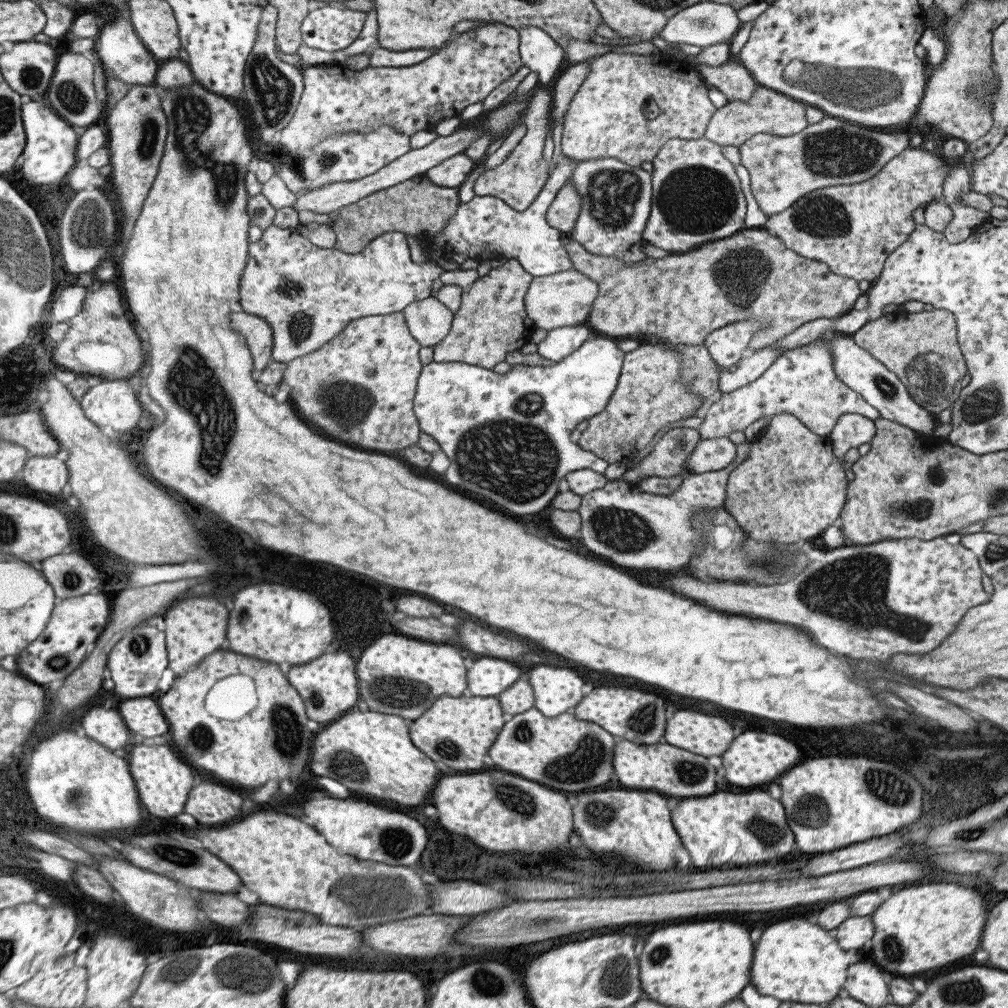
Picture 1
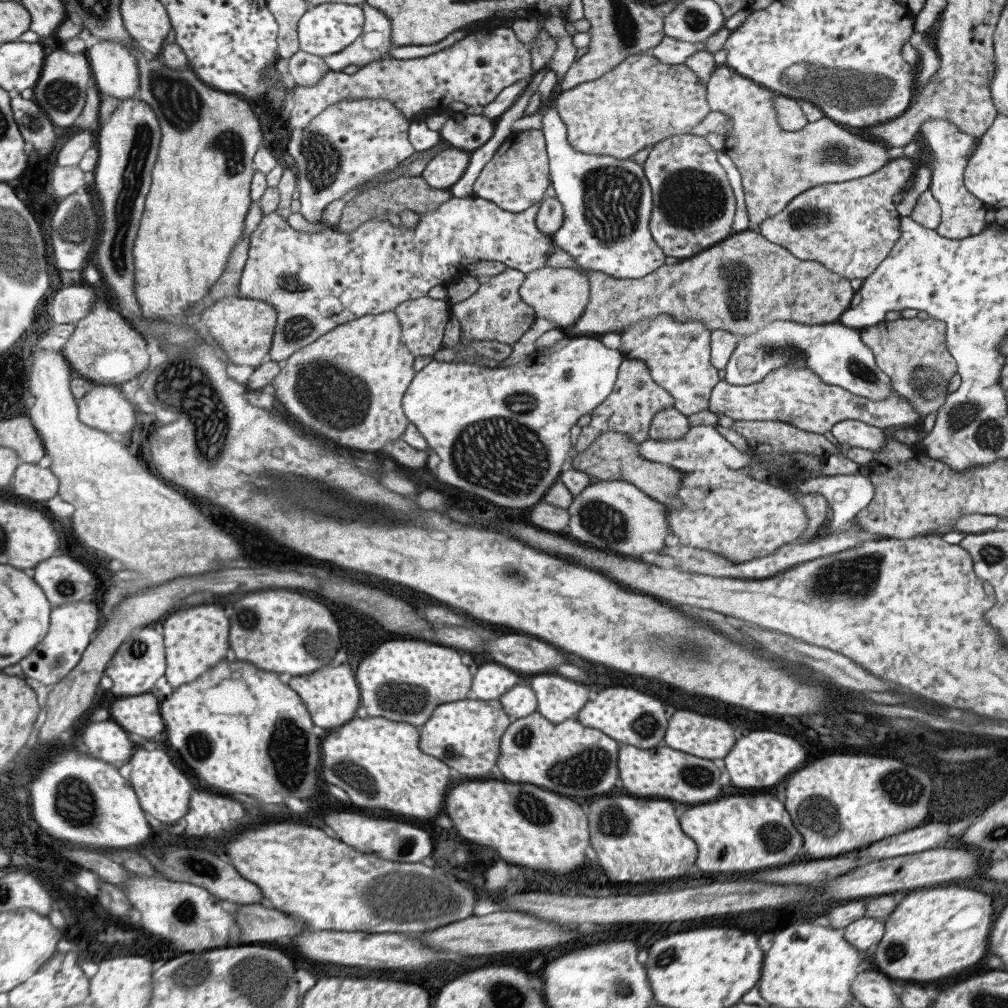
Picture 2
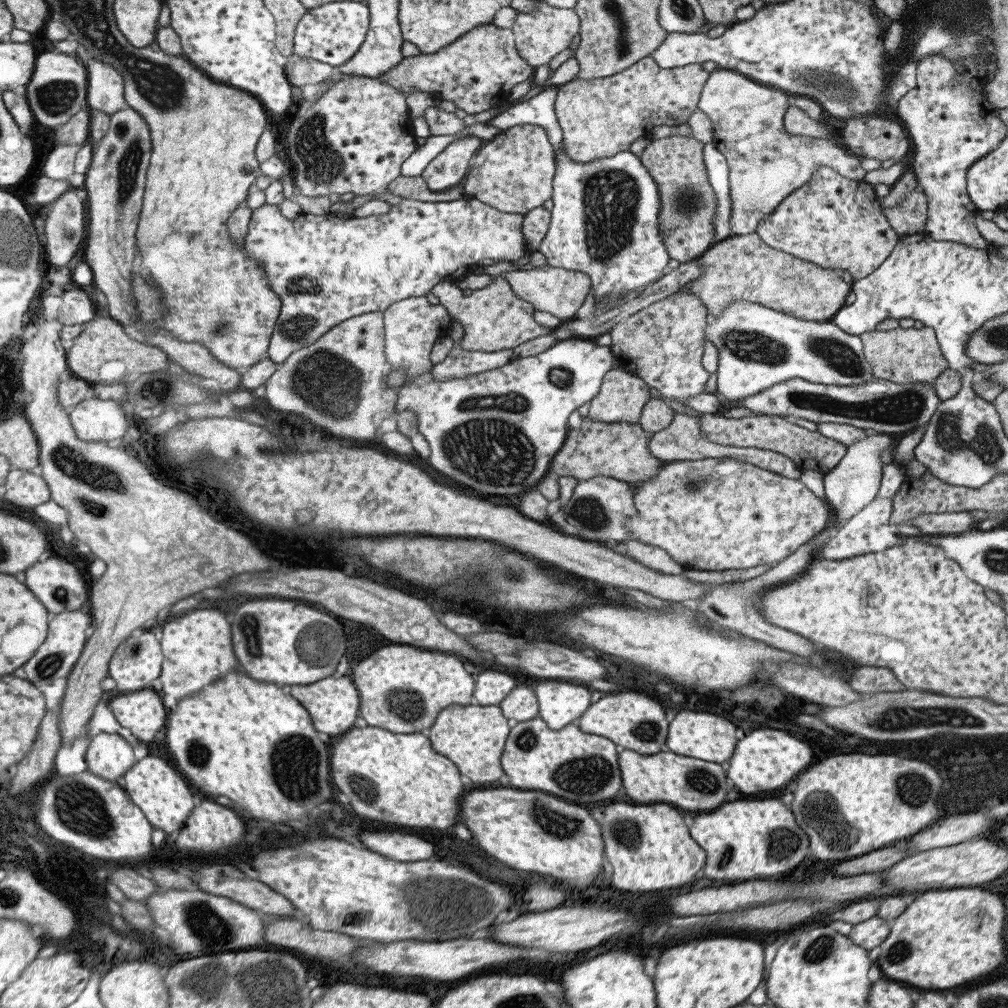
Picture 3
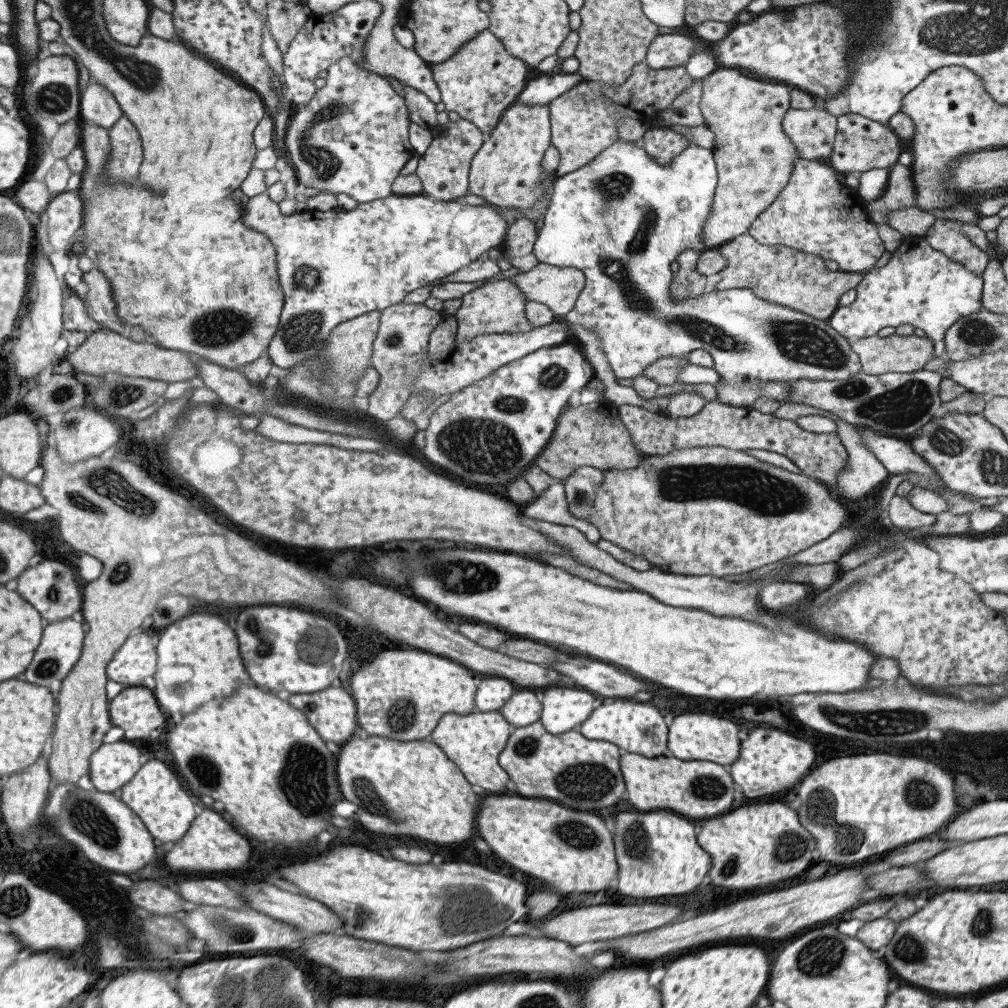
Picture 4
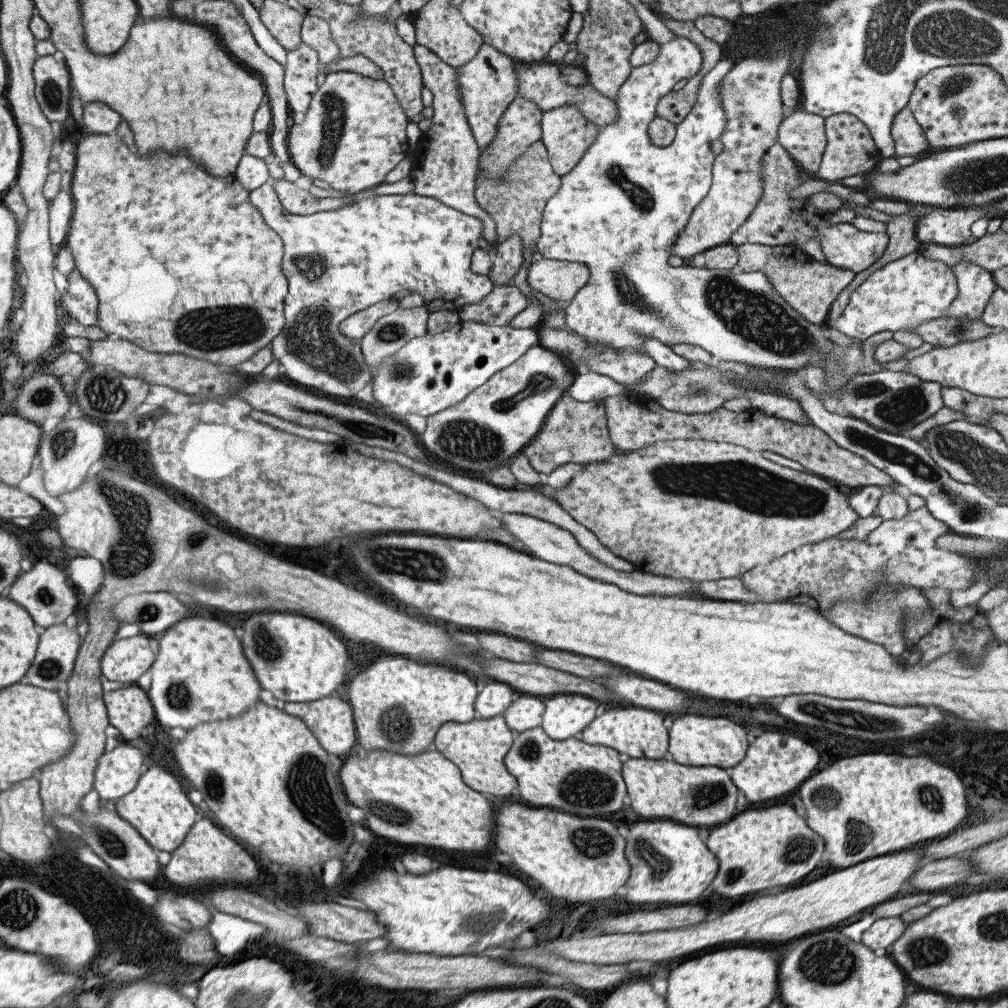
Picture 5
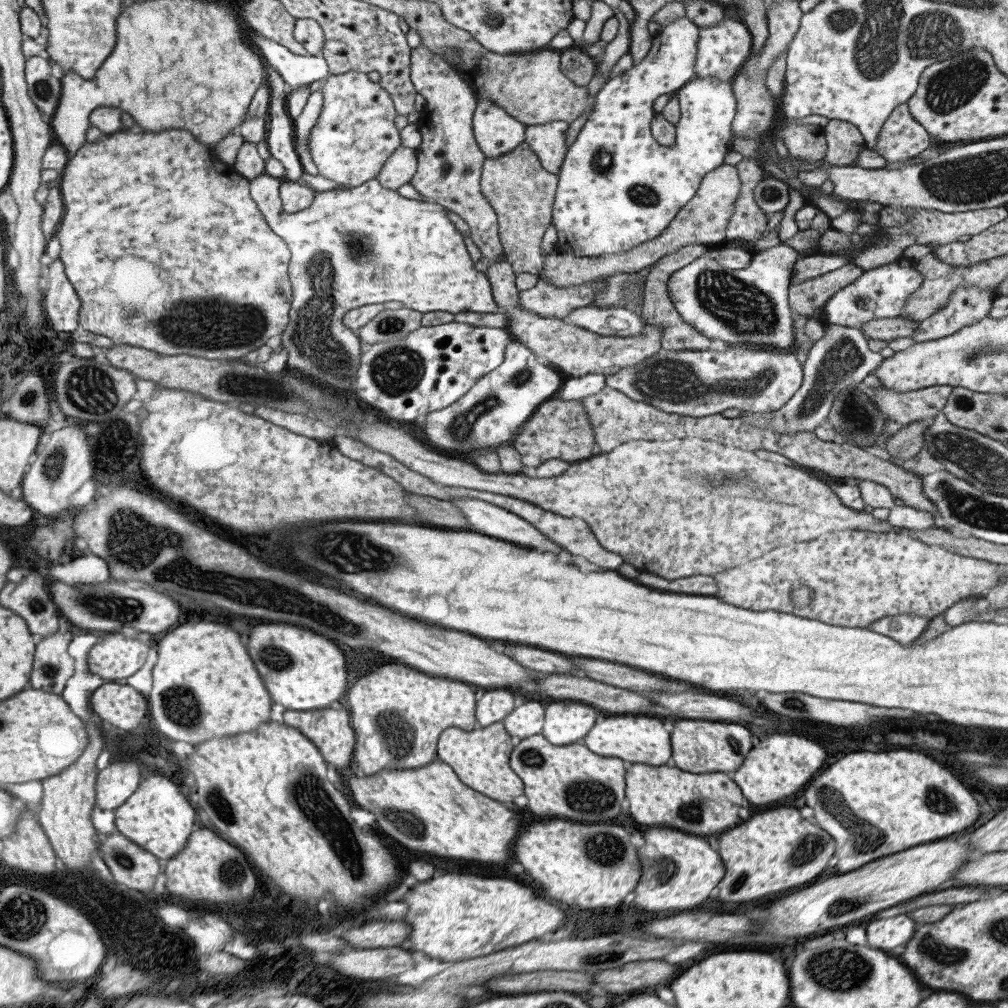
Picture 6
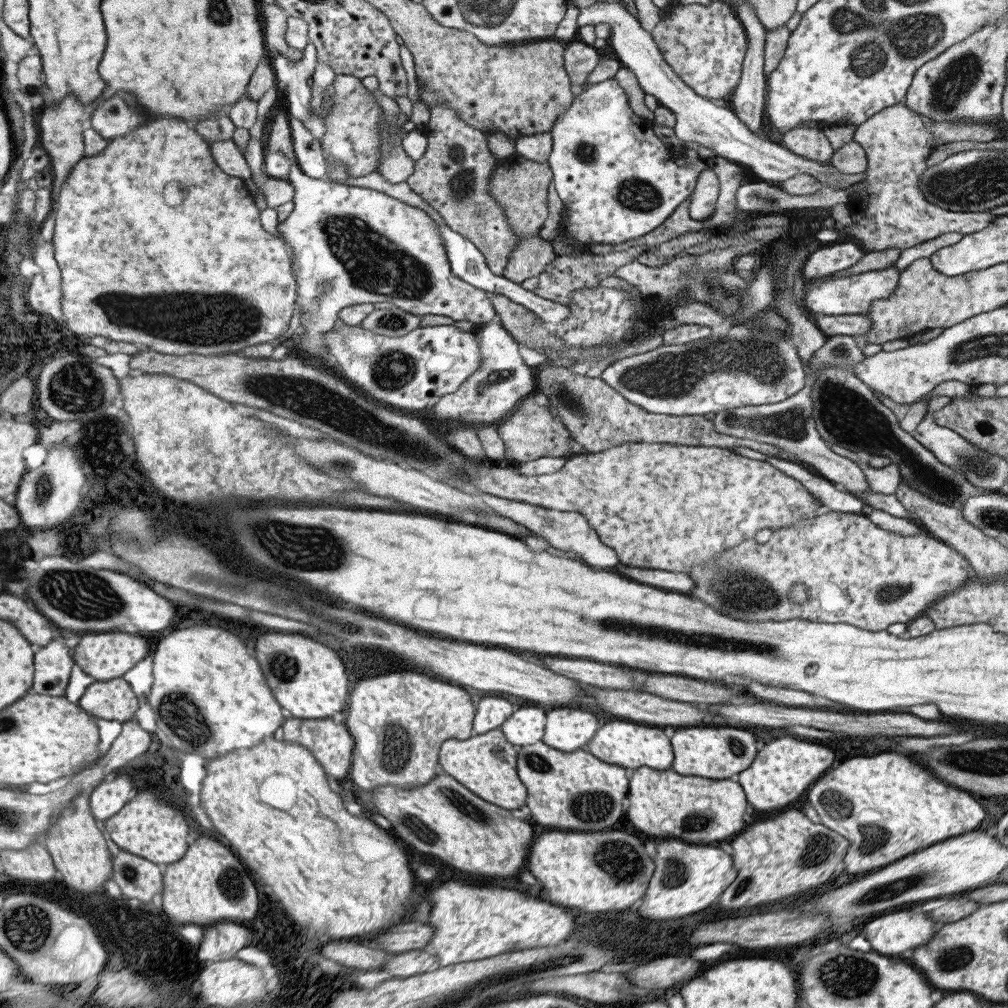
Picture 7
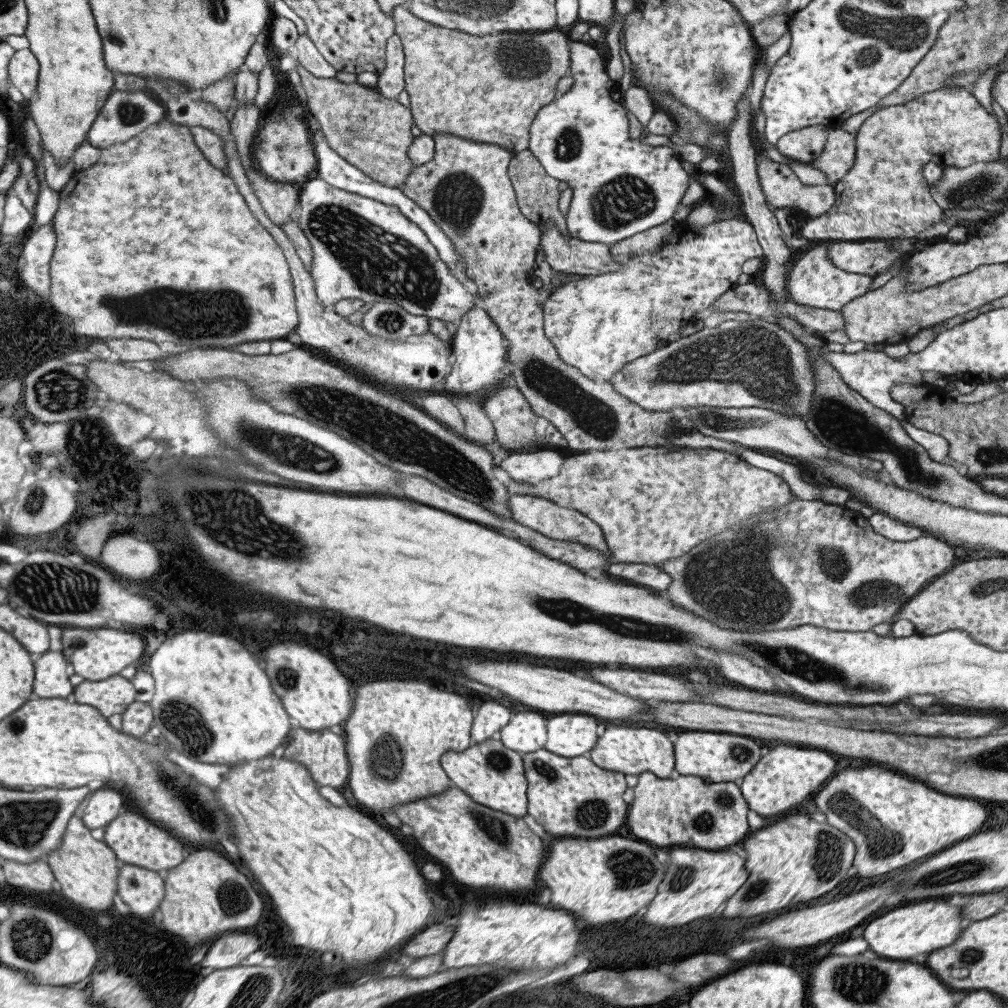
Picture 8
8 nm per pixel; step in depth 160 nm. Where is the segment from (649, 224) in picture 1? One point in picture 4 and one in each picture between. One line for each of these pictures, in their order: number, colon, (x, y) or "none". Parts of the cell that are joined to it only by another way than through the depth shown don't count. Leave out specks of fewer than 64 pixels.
2: (693, 206)
3: (687, 202)
4: (663, 144)

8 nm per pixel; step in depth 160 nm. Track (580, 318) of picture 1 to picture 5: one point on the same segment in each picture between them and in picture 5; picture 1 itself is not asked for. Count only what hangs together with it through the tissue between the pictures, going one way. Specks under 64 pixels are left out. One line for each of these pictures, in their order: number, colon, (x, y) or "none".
2: (559, 295)
3: (553, 290)
4: (557, 288)
5: (559, 280)

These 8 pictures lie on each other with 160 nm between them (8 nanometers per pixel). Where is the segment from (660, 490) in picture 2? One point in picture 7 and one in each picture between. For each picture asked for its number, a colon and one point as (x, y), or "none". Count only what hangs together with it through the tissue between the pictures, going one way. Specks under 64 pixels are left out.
3: (619, 450)
4: (592, 435)
5: (576, 432)
6: (557, 429)
7: (529, 432)

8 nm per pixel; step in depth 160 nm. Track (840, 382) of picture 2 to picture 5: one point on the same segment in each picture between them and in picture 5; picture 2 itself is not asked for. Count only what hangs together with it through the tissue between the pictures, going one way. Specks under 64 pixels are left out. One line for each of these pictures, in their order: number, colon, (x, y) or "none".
3: (757, 347)
4: (621, 219)
5: (618, 211)

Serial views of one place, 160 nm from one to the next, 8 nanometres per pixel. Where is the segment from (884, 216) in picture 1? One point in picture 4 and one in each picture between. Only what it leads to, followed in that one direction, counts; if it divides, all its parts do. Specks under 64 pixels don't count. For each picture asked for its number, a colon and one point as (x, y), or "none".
2: (849, 227)
3: (836, 223)
4: (814, 213)

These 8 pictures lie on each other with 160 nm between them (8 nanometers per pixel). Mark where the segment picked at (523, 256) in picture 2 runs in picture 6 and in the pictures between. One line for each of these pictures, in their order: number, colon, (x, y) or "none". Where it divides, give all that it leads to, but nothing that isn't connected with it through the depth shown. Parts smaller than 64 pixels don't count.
3: (324, 270)
4: (332, 266)
5: (336, 262)
6: (364, 245)

